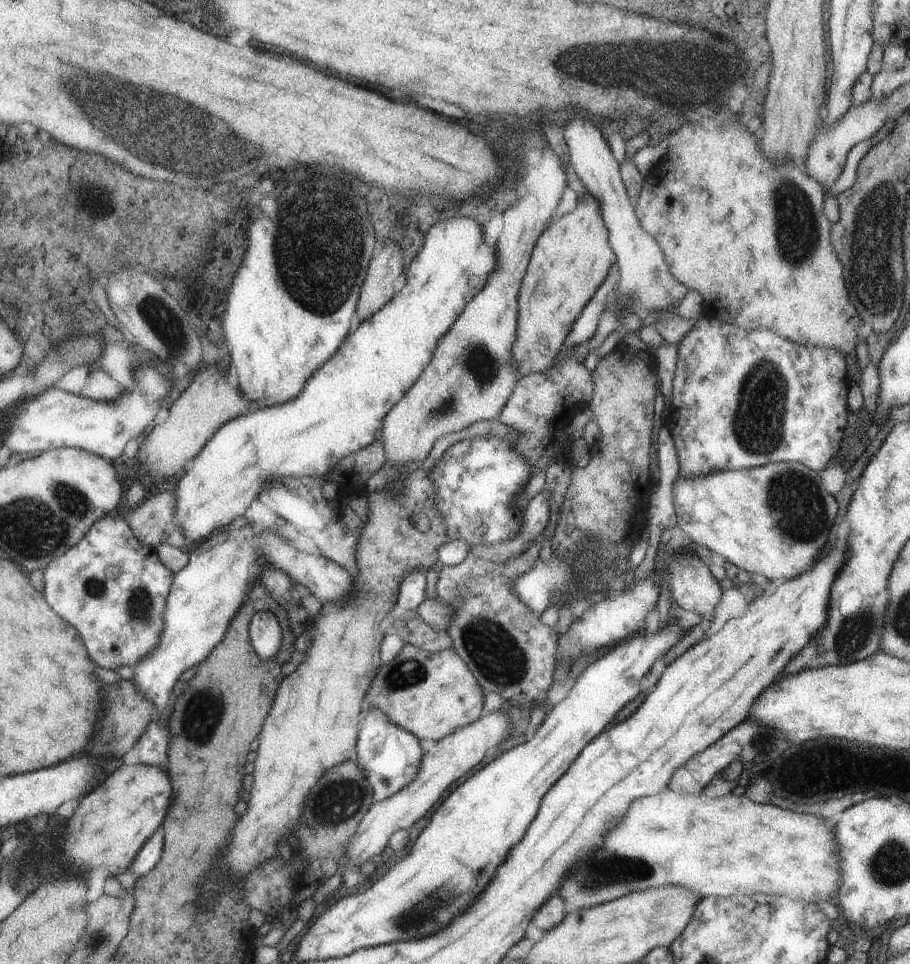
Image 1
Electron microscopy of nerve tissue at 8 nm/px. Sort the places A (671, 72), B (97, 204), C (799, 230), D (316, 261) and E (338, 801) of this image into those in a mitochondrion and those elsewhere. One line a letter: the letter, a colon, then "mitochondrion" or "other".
A: mitochondrion
B: other
C: mitochondrion
D: mitochondrion
E: mitochondrion

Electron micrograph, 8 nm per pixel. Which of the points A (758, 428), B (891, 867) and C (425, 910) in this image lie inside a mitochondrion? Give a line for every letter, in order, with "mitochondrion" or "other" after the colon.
A: mitochondrion
B: mitochondrion
C: mitochondrion

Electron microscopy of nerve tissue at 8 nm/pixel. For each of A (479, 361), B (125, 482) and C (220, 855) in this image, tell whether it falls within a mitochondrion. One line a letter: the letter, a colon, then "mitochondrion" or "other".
A: mitochondrion
B: other
C: other

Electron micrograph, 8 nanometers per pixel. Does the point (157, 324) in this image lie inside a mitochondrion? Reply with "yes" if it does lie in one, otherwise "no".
no

